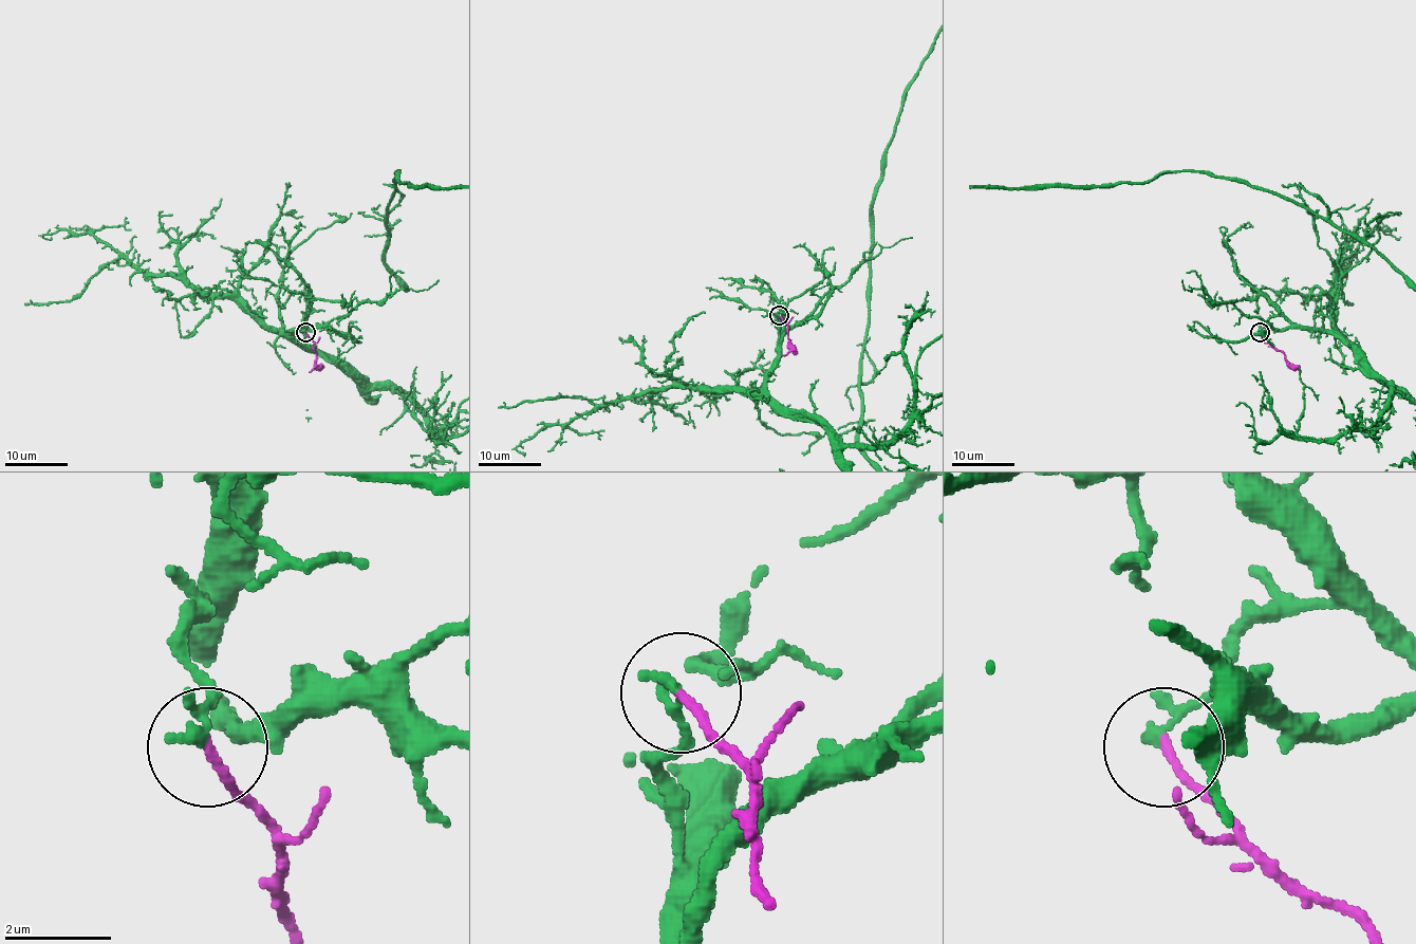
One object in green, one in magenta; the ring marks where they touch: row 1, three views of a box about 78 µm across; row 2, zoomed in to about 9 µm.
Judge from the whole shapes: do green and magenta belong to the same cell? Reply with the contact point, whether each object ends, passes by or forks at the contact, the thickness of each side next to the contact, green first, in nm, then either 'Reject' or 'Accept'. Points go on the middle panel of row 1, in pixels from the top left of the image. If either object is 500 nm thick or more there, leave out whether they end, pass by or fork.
Place: (779, 315). At the ring green ends. At the ring magenta ends. Thickness 240 nm (green) against 170 nm. Reject

